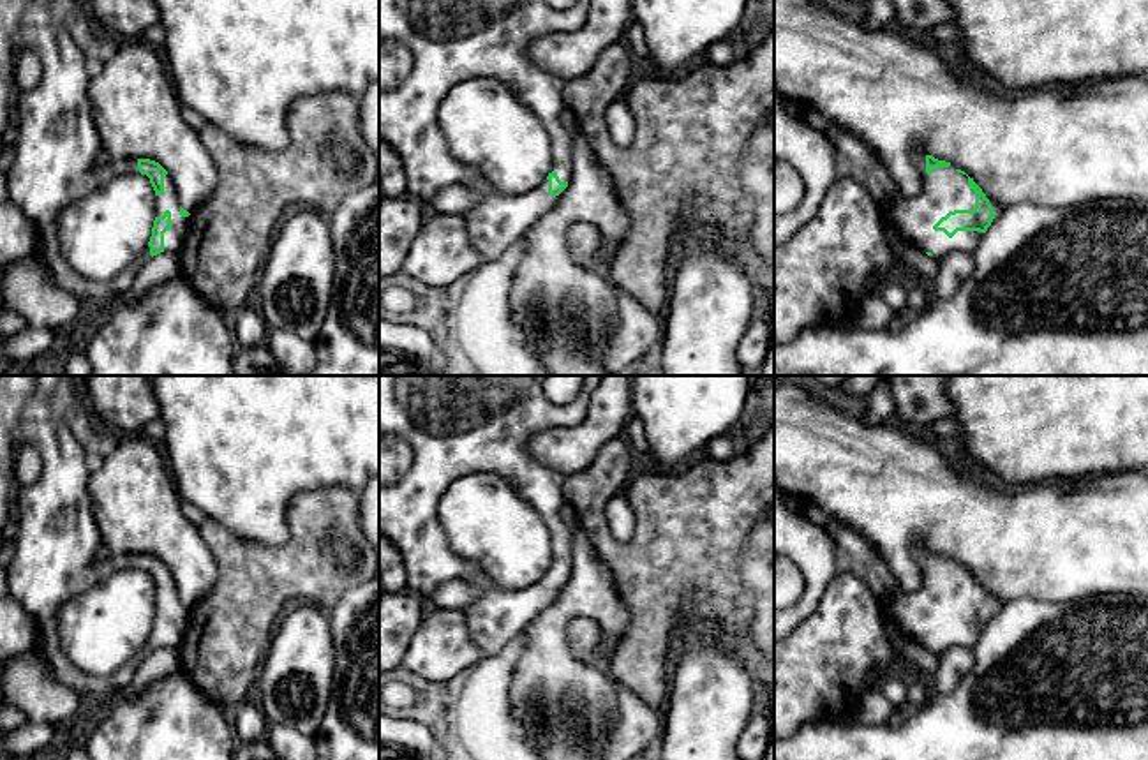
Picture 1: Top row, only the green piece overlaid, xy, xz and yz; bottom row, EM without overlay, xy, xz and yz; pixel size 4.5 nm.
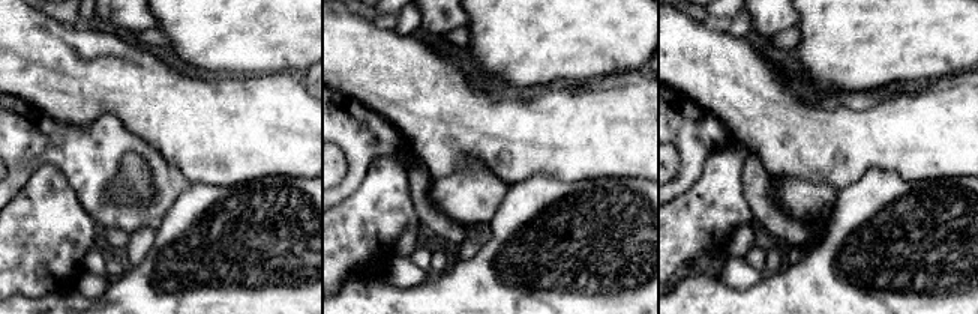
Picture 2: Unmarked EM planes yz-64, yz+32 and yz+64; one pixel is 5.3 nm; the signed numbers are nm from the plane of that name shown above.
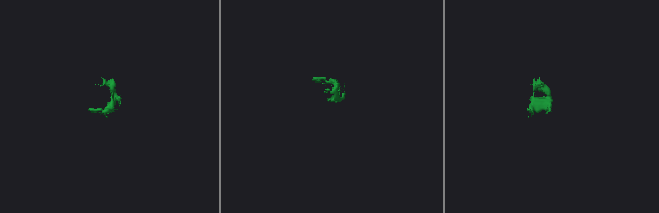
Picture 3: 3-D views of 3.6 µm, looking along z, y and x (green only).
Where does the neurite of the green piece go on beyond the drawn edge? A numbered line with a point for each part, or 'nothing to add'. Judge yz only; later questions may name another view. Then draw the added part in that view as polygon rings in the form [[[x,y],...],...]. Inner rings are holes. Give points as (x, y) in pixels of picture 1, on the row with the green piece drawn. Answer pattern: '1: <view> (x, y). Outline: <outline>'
1: yz (820, 150). Outline: [[[774,92],[774,162],[790,164],[802,180],[801,203],[785,213],[774,213],[774,247],[783,245],[811,220],[827,190],[839,178],[861,182],[878,205],[891,205],[889,219],[901,236],[935,259],[950,252],[975,252],[979,231],[958,231],[949,238],[933,226],[954,210],[973,210],[975,192],[968,176],[954,166],[926,173],[926,152],[915,146],[912,159],[919,164],[922,189],[906,197],[894,182],[883,159],[861,138],[829,120],[815,108]]]

